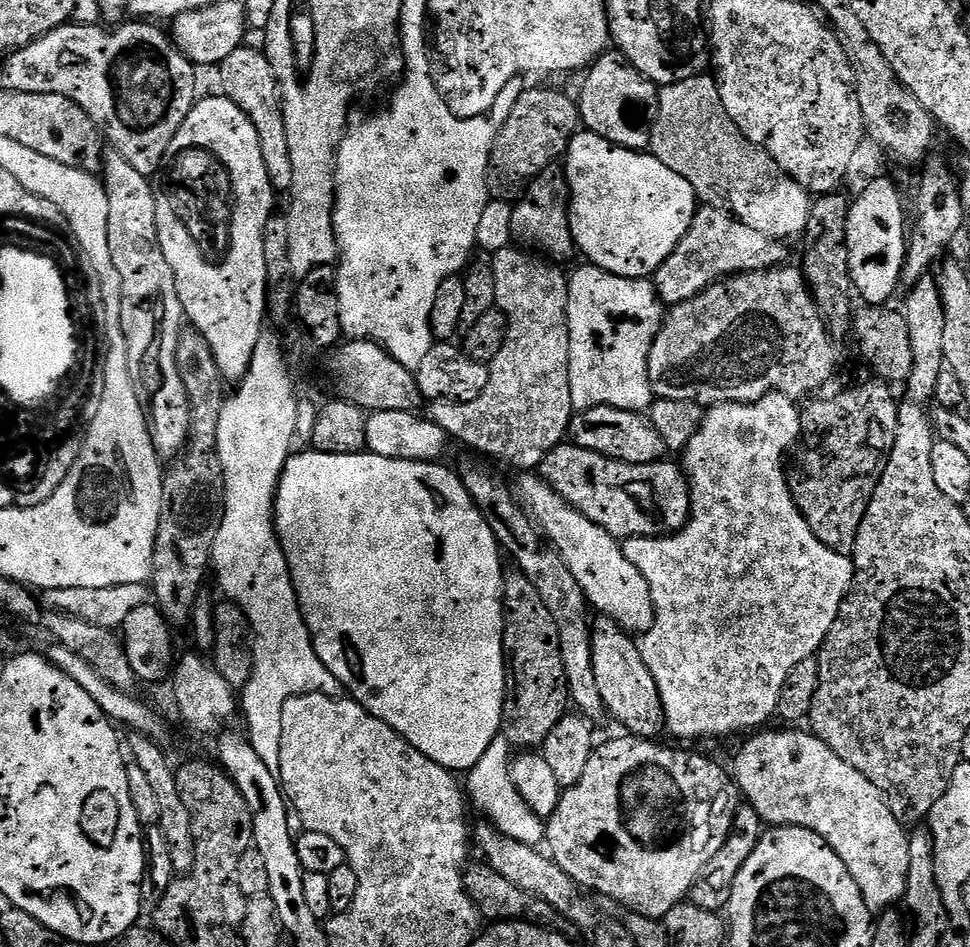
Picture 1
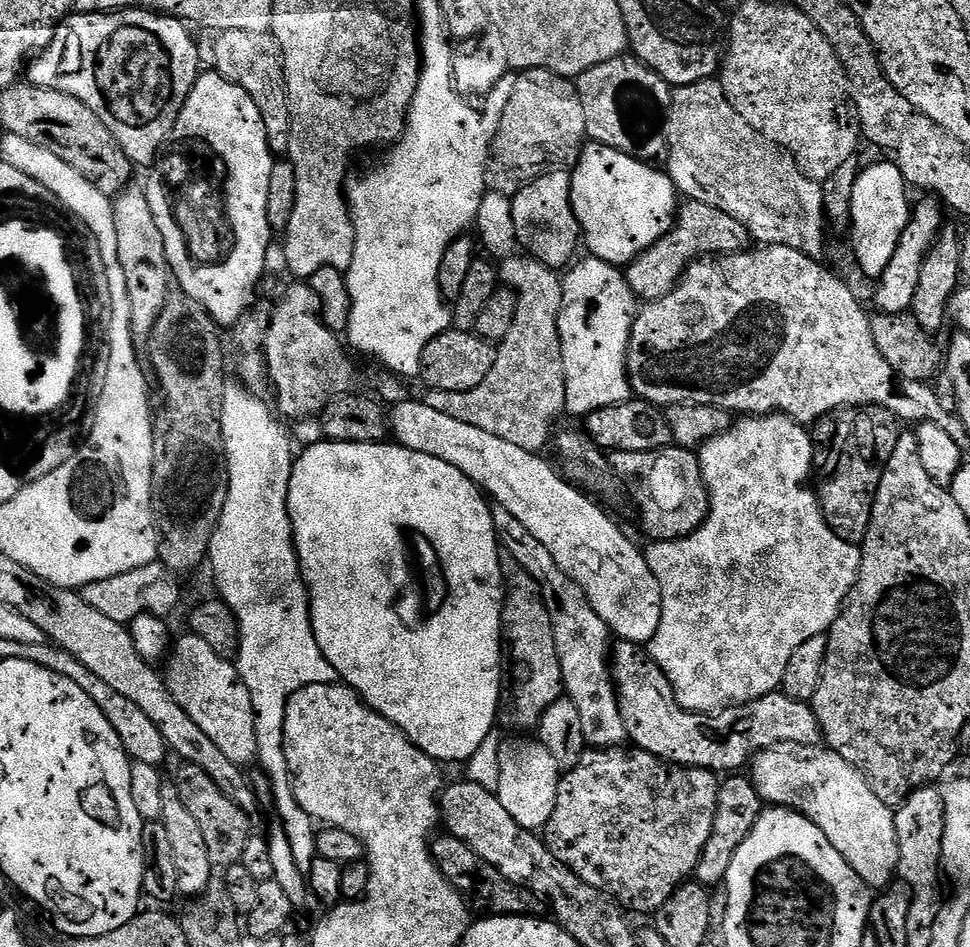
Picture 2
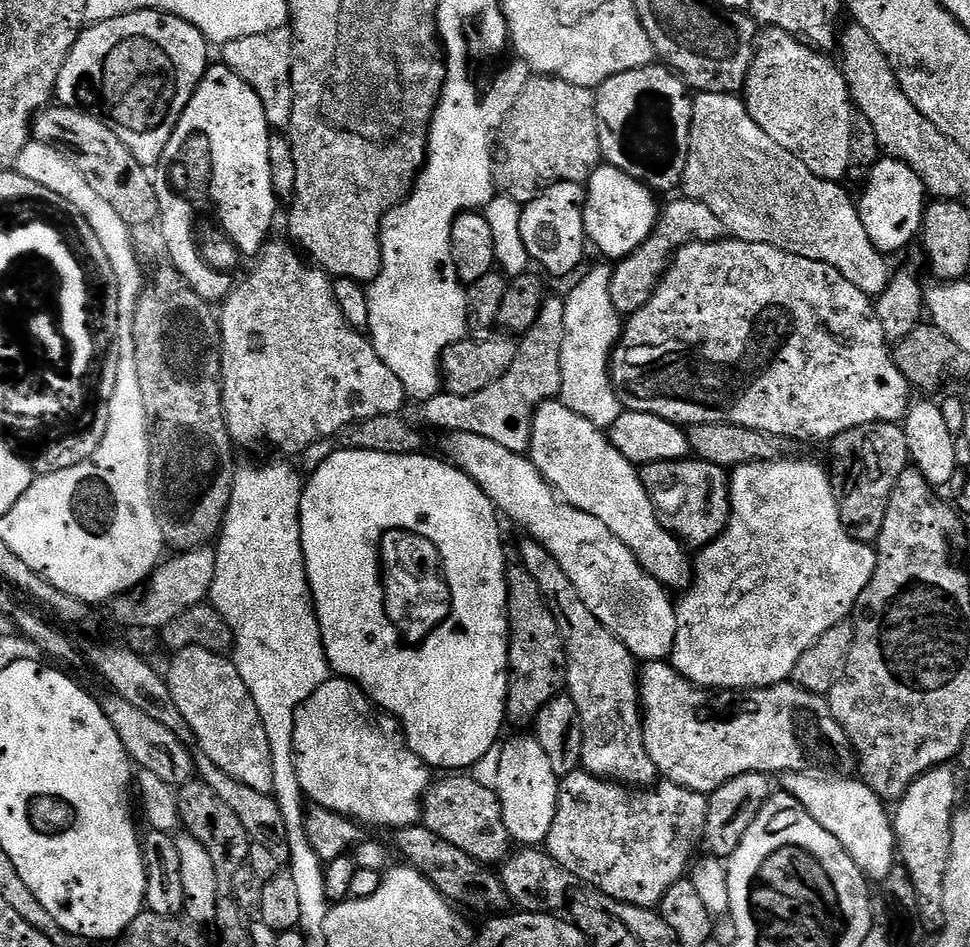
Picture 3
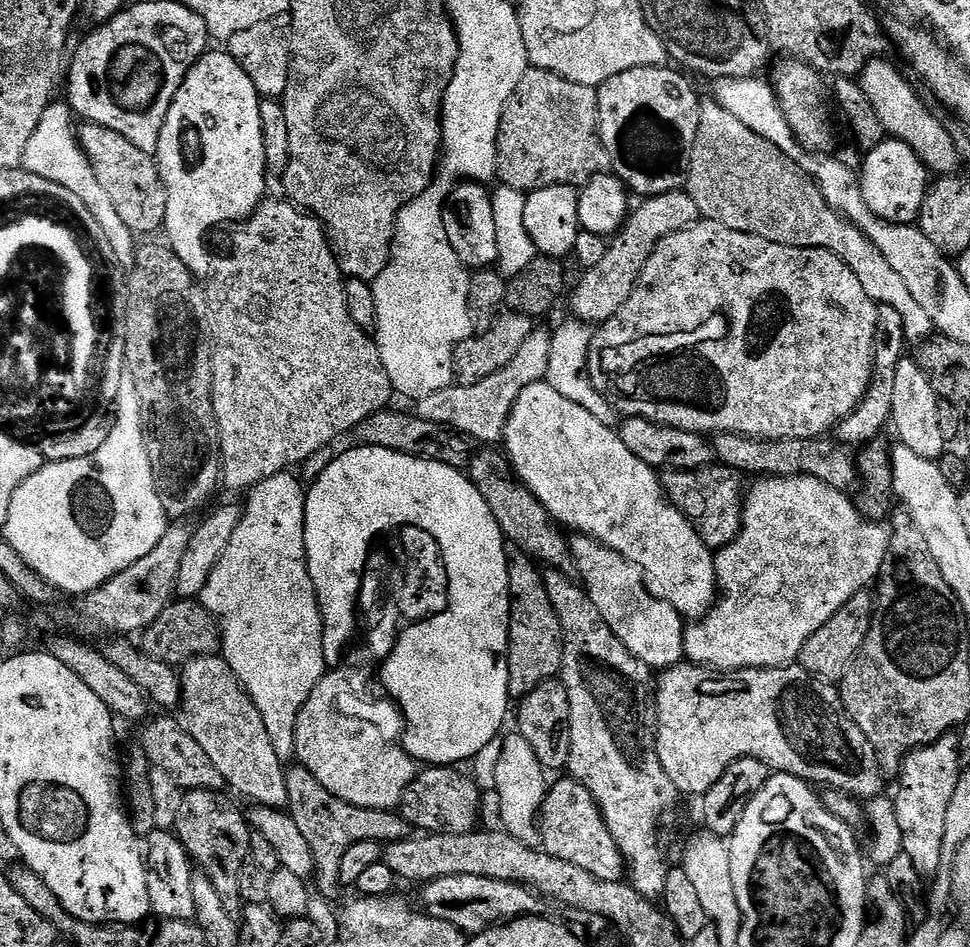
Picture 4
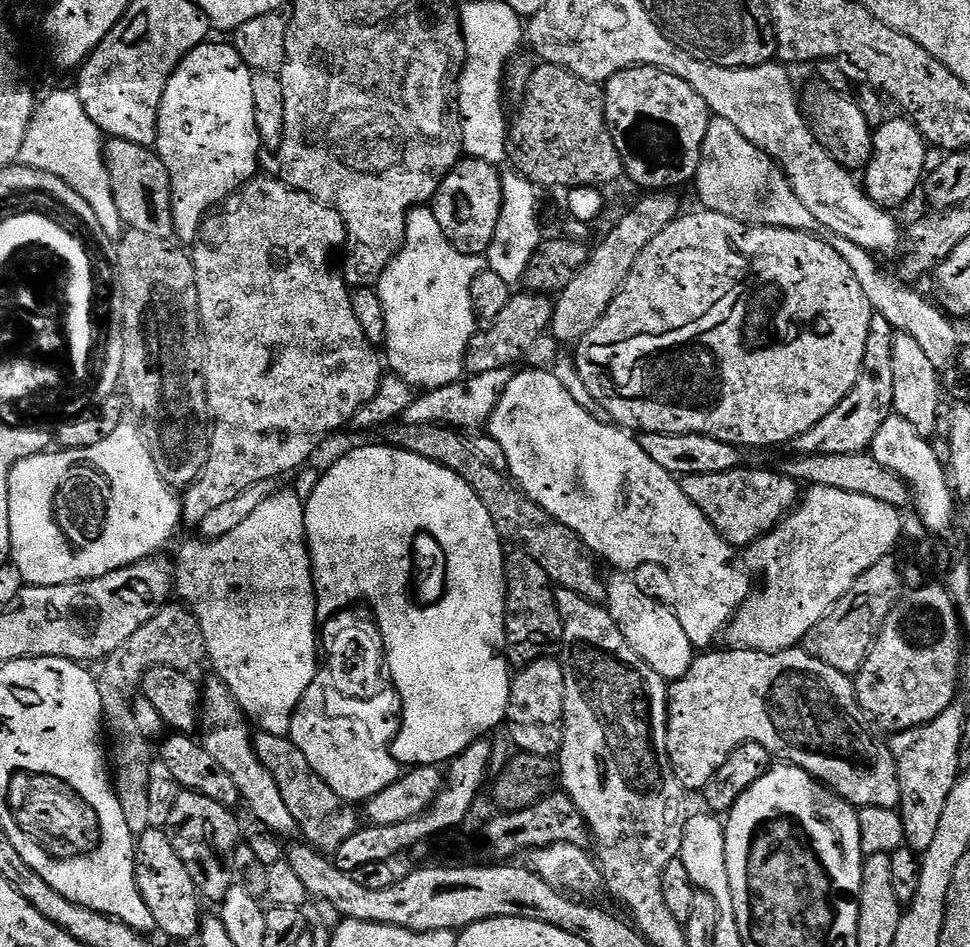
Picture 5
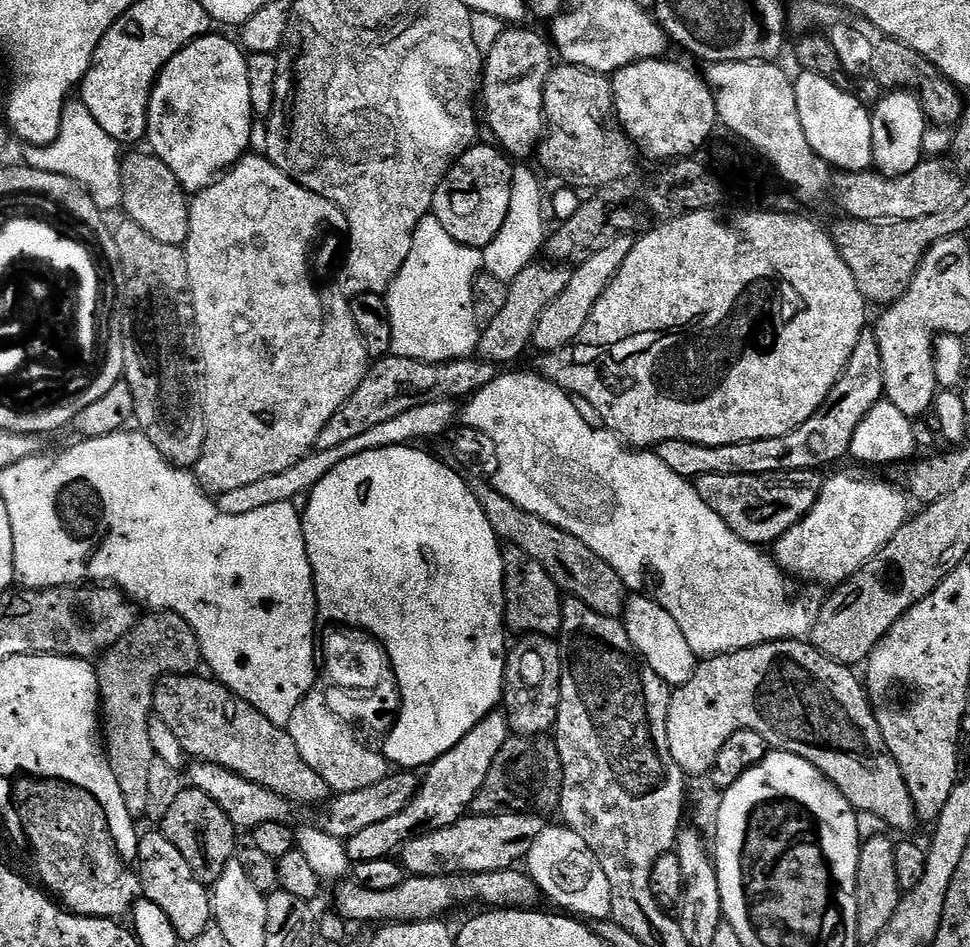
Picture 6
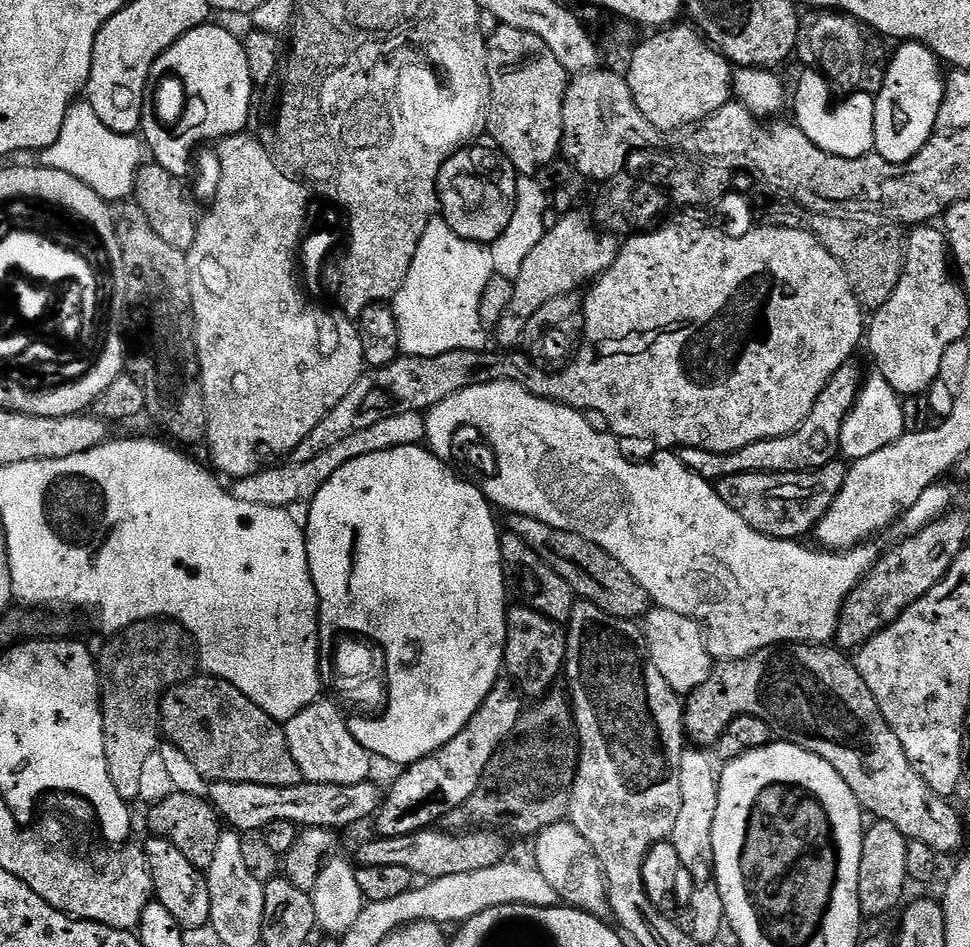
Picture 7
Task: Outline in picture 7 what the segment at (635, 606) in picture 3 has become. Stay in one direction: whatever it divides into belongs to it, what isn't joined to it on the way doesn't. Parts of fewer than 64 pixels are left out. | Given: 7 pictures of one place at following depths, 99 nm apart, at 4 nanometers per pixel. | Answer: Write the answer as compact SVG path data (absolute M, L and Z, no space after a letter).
M653 607L643 617L643 624L646 655L658 670L658 674L666 678L666 682L675 692L678 694L692 692L712 675L714 661L708 652L708 644L704 641L702 629L696 621L682 614L674 614L674 610Z

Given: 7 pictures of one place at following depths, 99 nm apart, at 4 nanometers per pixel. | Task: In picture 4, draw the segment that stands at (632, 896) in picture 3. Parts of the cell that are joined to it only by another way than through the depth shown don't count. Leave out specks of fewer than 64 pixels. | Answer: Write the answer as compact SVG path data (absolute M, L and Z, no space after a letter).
M571 778L560 780L556 785L553 783L539 815L538 829L543 851L554 854L554 858L562 858L562 862L574 862L574 866L590 870L594 878L618 880L625 875L624 856L618 850L602 818L600 807L586 786Z

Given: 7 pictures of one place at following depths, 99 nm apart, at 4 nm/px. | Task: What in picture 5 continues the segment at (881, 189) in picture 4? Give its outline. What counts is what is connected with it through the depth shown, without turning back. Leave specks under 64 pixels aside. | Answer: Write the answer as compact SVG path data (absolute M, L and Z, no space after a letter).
M907 118L885 119L872 137L872 157L862 172L862 183L868 197L881 206L893 206L917 195L925 177L923 167L929 145L916 125Z

